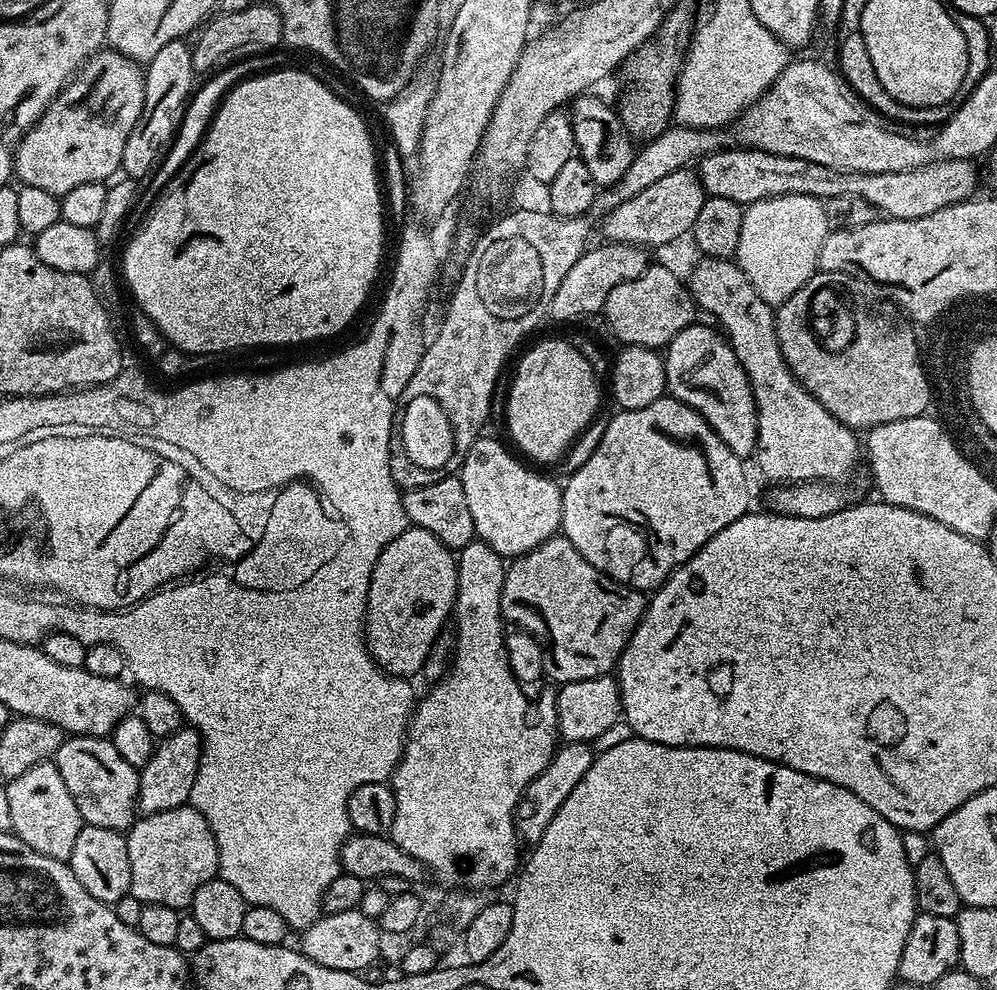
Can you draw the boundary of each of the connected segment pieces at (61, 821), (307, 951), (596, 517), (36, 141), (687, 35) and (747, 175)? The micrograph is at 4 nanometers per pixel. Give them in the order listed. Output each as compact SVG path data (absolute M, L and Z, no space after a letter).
M55 763L30 766L26 774L18 774L18 778L7 781L6 803L10 806L11 831L22 842L26 842L30 850L46 854L46 858L71 861L74 842L85 823Z
M359 907L340 913L321 915L313 924L303 929L304 937L298 943L299 951L306 958L326 966L330 970L346 970L363 973L365 968L377 963L380 956L382 931L375 919L371 920Z
M669 394L650 402L650 406L642 406L638 410L626 408L617 413L616 417L608 420L605 433L602 434L602 440L594 450L594 454L590 455L590 458L579 469L568 476L570 477L568 485L566 483L563 485L564 497L562 498L560 526L562 534L576 547L578 554L582 554L582 558L586 558L586 562L593 564L599 572L604 572L612 580L617 580L619 584L627 584L630 588L655 590L695 552L702 550L702 546L706 546L706 542L710 542L710 538L714 538L718 530L726 530L730 522L742 518L749 512L751 504L748 503L751 502L752 496L748 493L748 472L744 469L745 461L730 450L726 442L707 424L702 414Z
M101 50L90 57L50 102L48 109L40 115L38 123L21 138L16 147L15 179L20 179L21 185L38 186L38 190L46 190L46 194L59 197L74 190L74 186L83 186L86 182L111 181L121 171L126 138L130 138L130 130L134 130L142 114L144 74L145 69L137 61L126 58L120 52Z
M684 2L677 3L664 17L656 35L624 61L622 72L632 79L632 89L618 103L618 115L628 129L629 136L660 136L673 123L676 83L680 81L680 72L684 68L684 57L688 55L688 45L692 43L693 31L694 16L692 20L691 10Z
M725 146L719 152L699 157L699 164L699 182L708 196L730 198L730 202L745 206L786 194L806 194L825 202L830 198L854 196L866 198L879 213L894 220L926 218L926 214L934 214L934 210L973 199L980 184L980 172L971 160L939 160L914 170L898 170L894 174L862 174L834 170L818 162L806 162L806 158L770 154L757 148Z

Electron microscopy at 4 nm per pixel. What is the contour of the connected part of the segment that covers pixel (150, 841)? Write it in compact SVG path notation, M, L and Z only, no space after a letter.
M183 806L176 809L162 810L160 813L141 815L136 823L127 829L126 835L128 837L128 849L130 850L130 895L138 898L141 904L161 904L162 906L170 906L177 910L187 909L192 903L194 894L198 894L198 886L213 880L220 871L220 845L216 843L212 828L206 822L204 813L199 812L195 806Z

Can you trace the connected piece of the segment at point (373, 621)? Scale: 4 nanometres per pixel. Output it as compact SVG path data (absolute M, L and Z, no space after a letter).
M415 526L405 528L394 542L380 552L370 578L368 610L364 614L364 635L373 660L391 676L412 678L421 671L423 663L439 632L449 623L456 607L456 566L453 549L447 548L430 530Z

